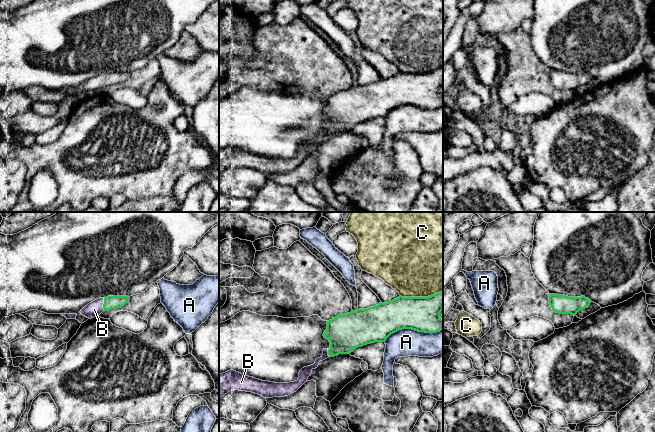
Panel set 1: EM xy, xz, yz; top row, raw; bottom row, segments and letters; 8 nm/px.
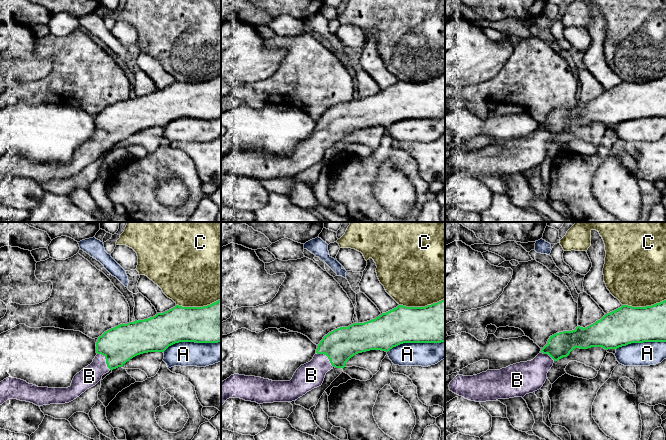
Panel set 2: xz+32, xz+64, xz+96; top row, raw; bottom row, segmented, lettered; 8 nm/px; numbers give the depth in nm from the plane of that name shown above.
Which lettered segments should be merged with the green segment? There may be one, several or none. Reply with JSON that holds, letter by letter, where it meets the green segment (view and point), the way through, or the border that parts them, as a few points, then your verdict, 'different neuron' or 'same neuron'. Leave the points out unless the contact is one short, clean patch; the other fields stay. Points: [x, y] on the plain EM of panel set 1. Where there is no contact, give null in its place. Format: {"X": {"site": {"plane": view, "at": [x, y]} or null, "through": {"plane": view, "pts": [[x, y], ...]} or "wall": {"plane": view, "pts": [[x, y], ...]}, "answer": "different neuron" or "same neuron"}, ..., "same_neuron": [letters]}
{"A": {"site": {"plane": "xz", "at": [413, 105]}, "answer": "different neuron"}, "B": {"site": {"plane": "xy", "at": [103, 80]}, "through": {"plane": "xy", "pts": [[111, 78], [103, 80], [94, 85]]}, "answer": "same neuron"}, "C": {"site": {"plane": "xz", "at": [421, 73]}, "answer": "different neuron"}, "same_neuron": ["B"]}

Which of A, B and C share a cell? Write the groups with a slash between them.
A / B / C

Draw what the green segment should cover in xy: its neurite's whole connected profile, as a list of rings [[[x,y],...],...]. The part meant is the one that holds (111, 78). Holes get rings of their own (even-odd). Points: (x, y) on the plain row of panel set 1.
[[[128,72],[99,74],[85,82],[80,89],[89,95],[98,93],[103,87],[121,84],[128,78],[129,74]]]

